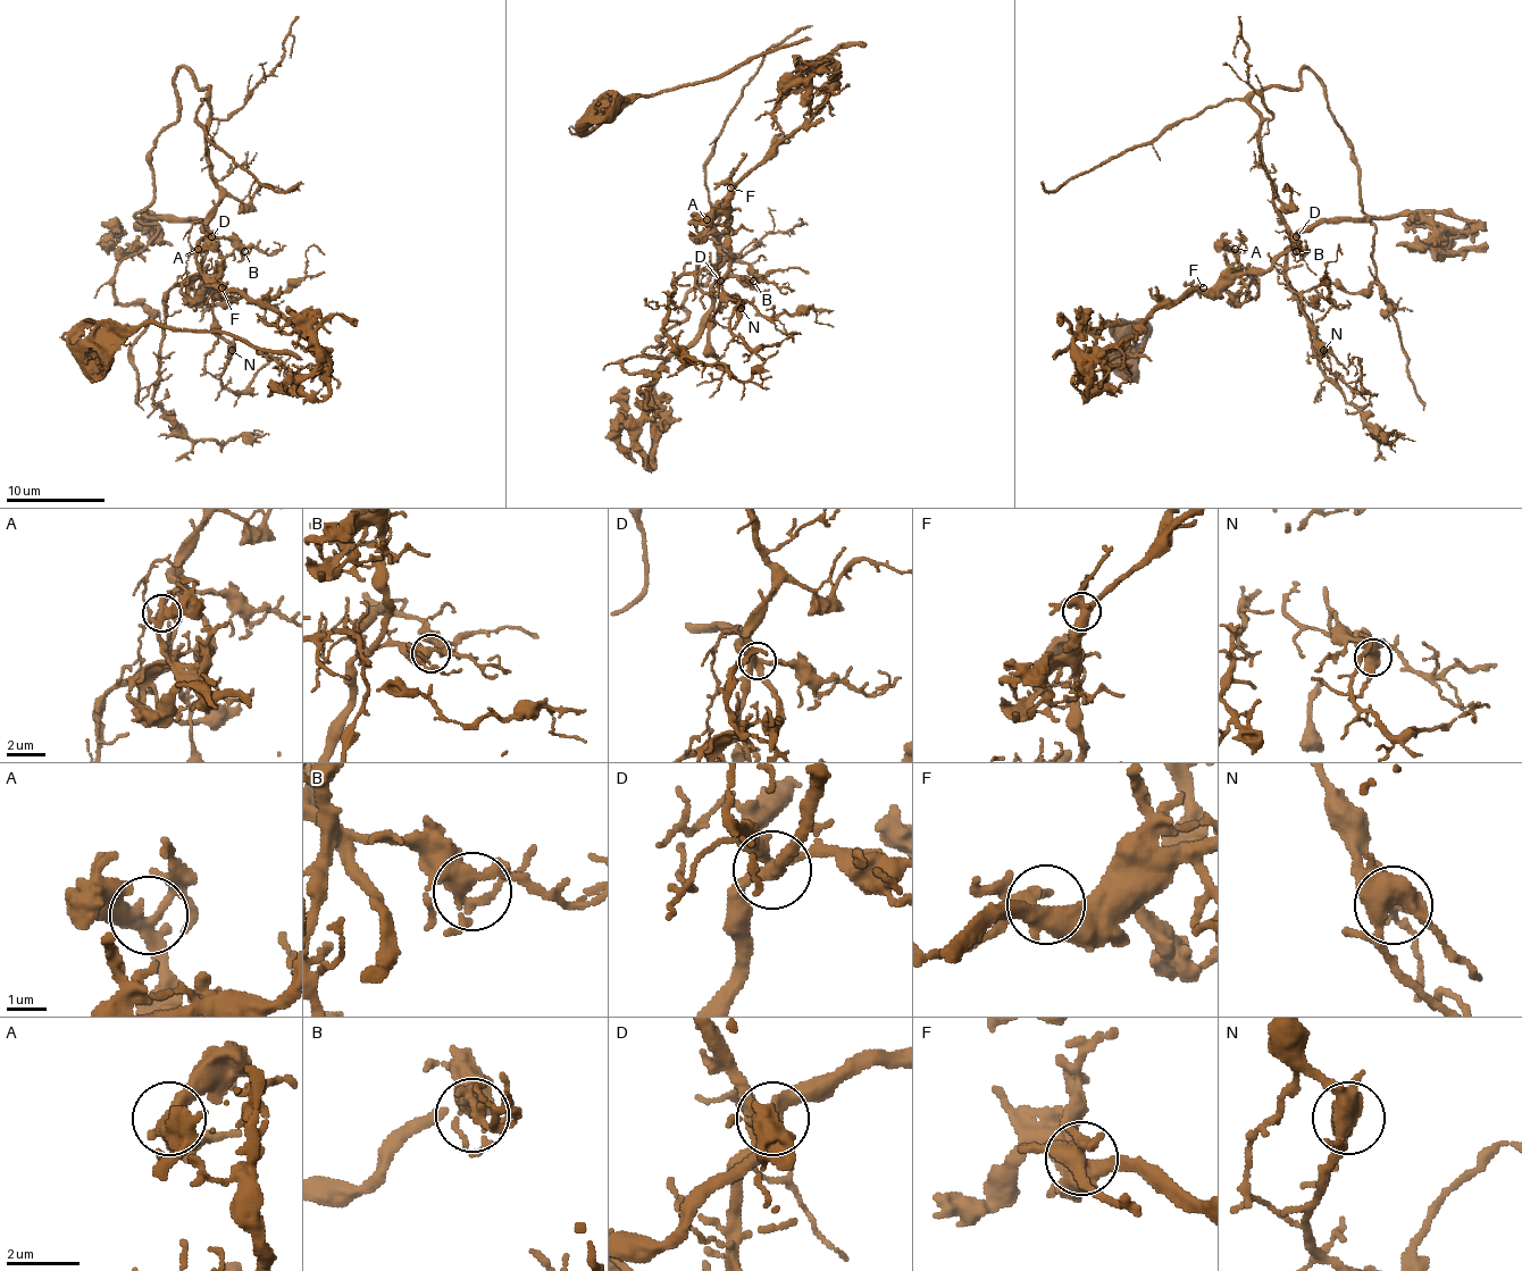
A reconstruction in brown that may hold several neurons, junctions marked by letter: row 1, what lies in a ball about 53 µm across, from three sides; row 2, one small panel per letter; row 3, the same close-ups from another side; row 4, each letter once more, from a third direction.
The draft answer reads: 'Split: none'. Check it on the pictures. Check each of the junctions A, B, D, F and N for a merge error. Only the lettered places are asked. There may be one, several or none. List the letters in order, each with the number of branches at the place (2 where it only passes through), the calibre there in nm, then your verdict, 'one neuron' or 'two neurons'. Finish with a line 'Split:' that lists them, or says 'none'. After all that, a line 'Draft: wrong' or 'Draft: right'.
A: branches 3; calibre 320 nm; one neuron
B: branches 5; calibre 360 nm; one neuron
D: branches 5; calibre 380 nm; two neurons
F: branches 5; calibre 480 nm; one neuron
N: branches 5; calibre 480 nm; one neuron
Split: D
Draft: wrong

